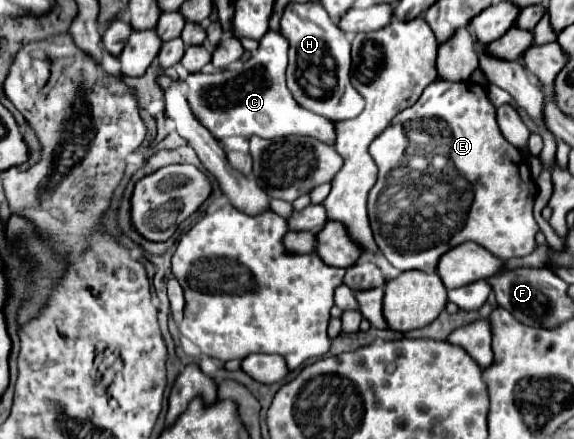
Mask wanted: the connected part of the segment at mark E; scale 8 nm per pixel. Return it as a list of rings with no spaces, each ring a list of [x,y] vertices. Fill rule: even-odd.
[[[433,81],[431,85],[427,85],[413,107],[395,115],[389,127],[379,137],[375,137],[369,153],[379,167],[377,183],[369,193],[371,229],[375,237],[383,237],[383,255],[401,273],[413,269],[433,273],[439,257],[451,249],[451,233],[453,247],[465,241],[475,241],[477,245],[491,251],[495,257],[501,257],[501,261],[507,261],[511,257],[525,257],[537,247],[535,233],[539,231],[539,225],[533,217],[537,187],[531,181],[531,171],[523,153],[503,139],[495,121],[495,107],[489,101],[487,89],[483,85],[475,81]],[[407,131],[413,133],[411,139],[419,135],[421,143],[411,143],[411,139],[407,139]],[[409,153],[415,153],[415,171],[407,163]]]

